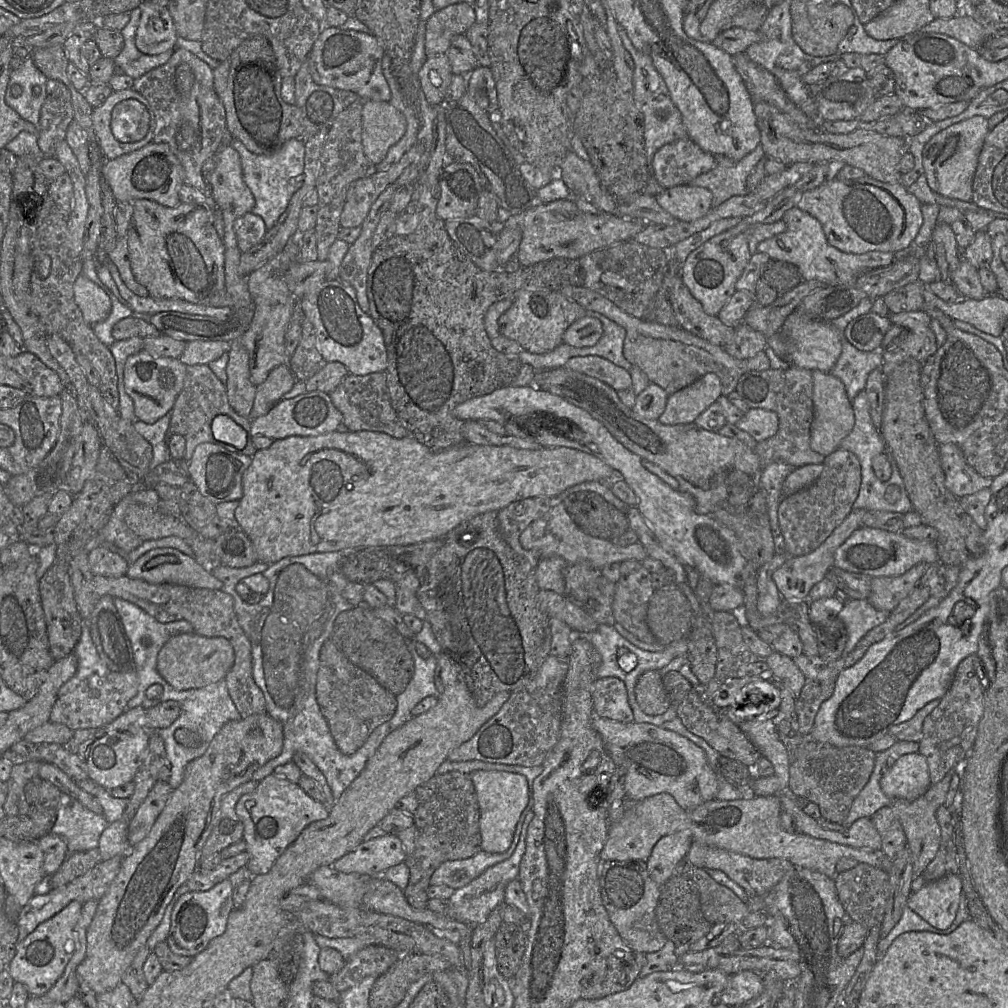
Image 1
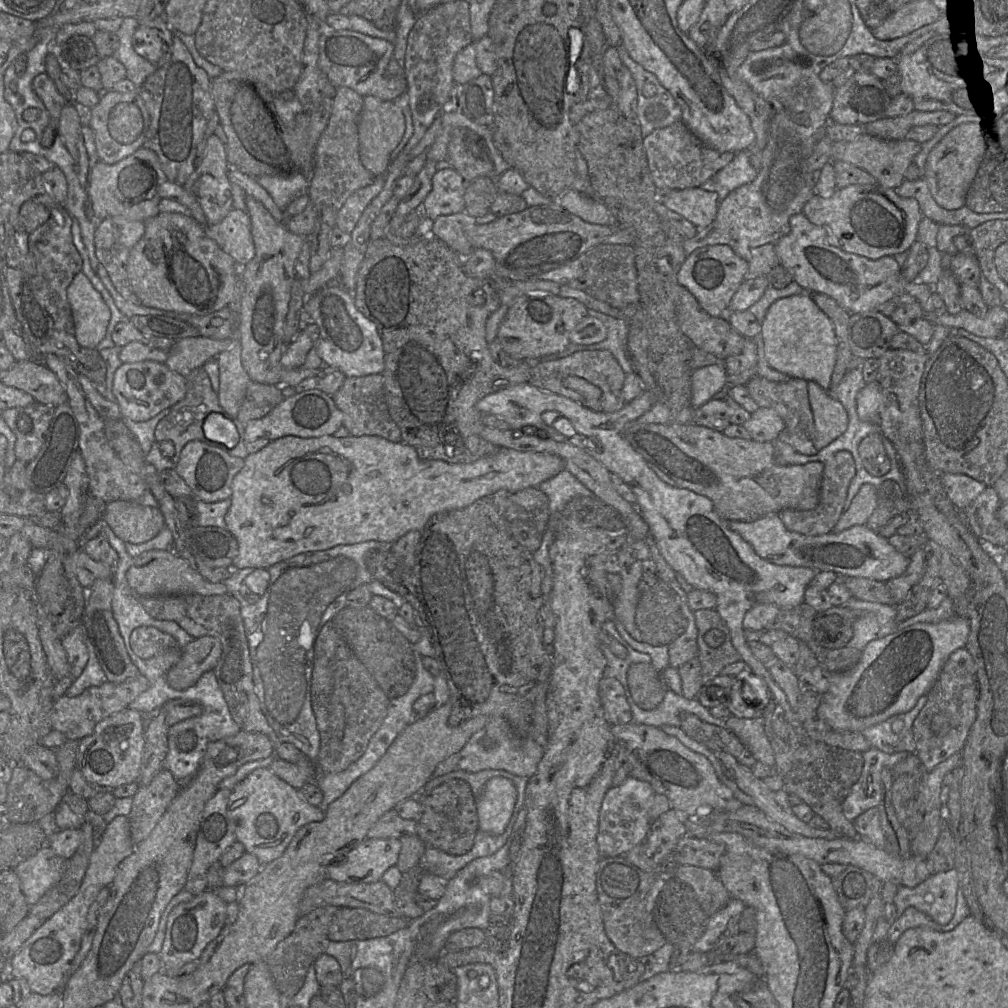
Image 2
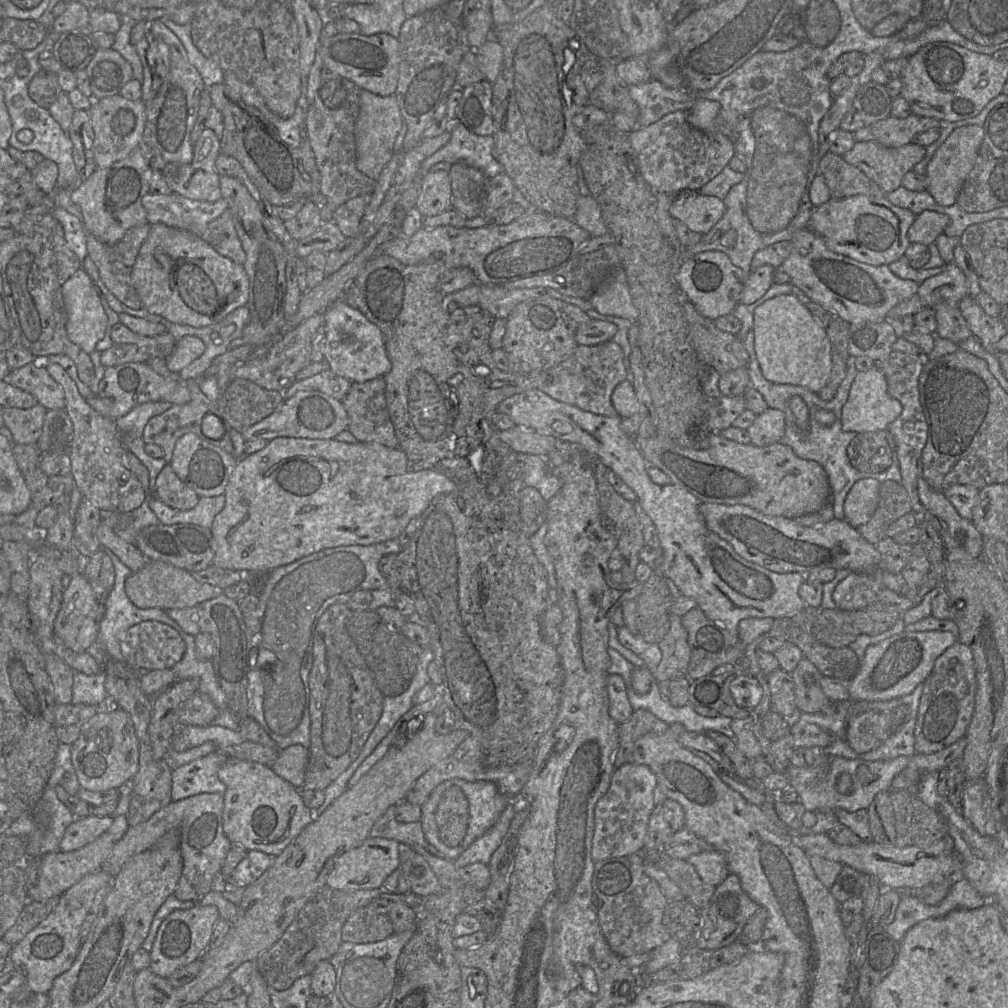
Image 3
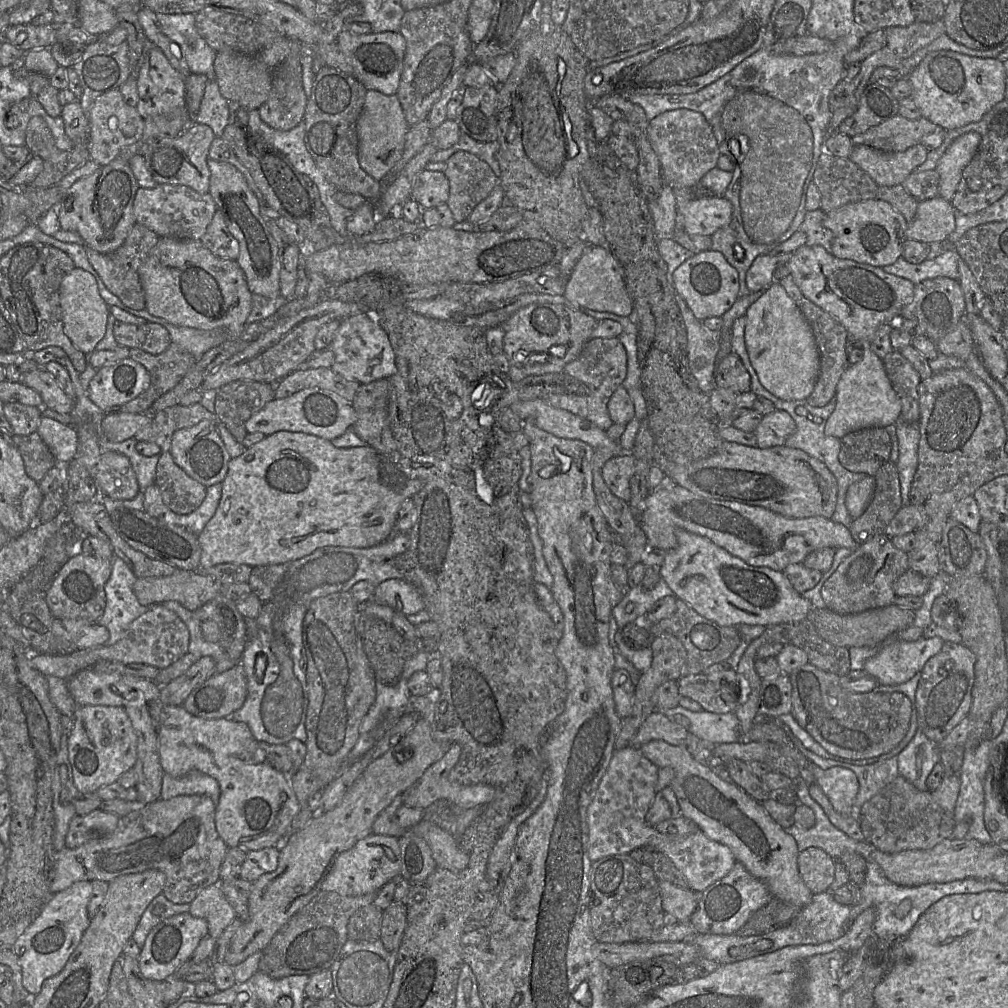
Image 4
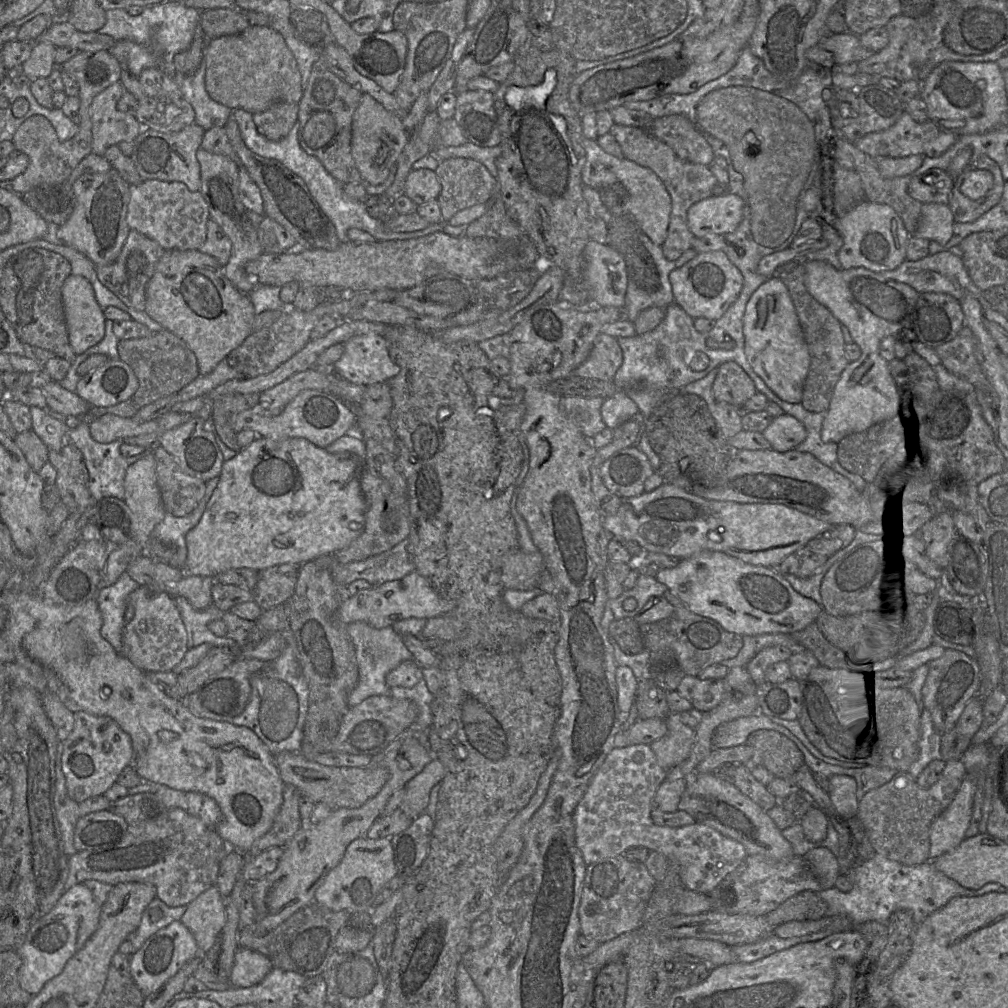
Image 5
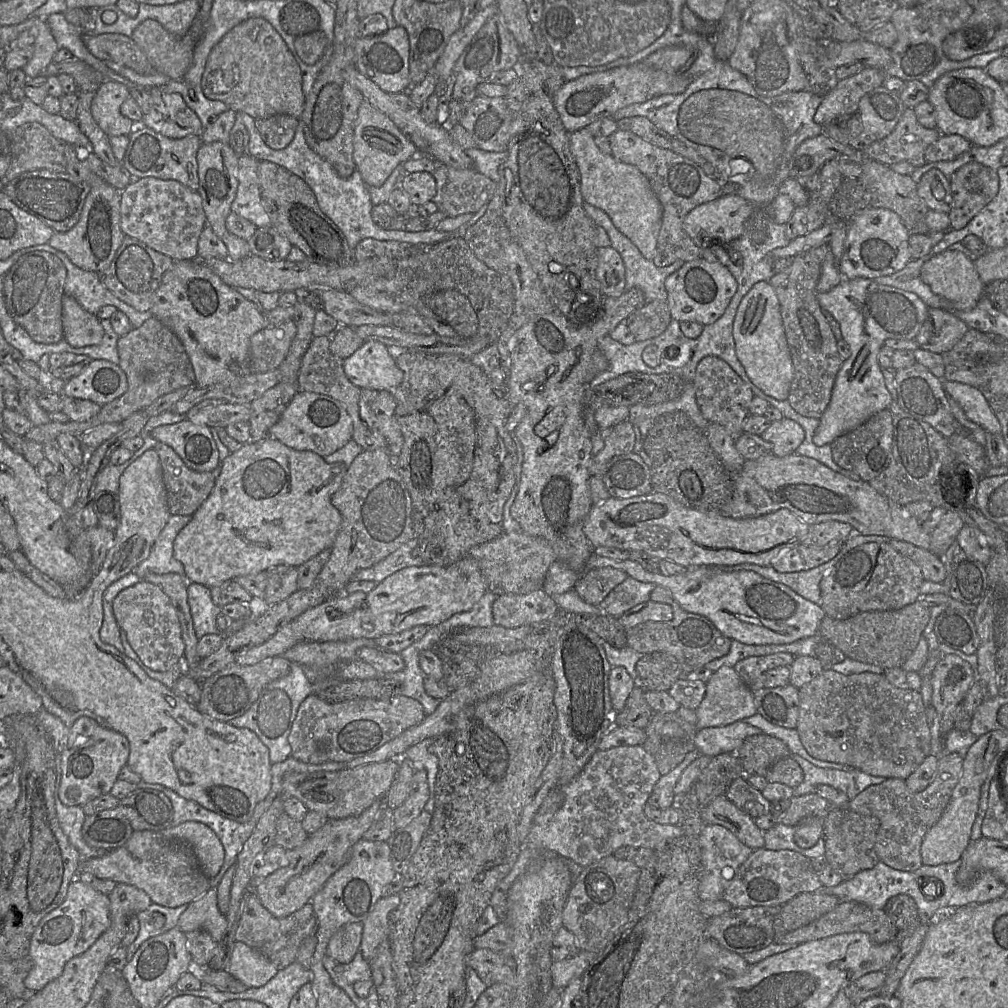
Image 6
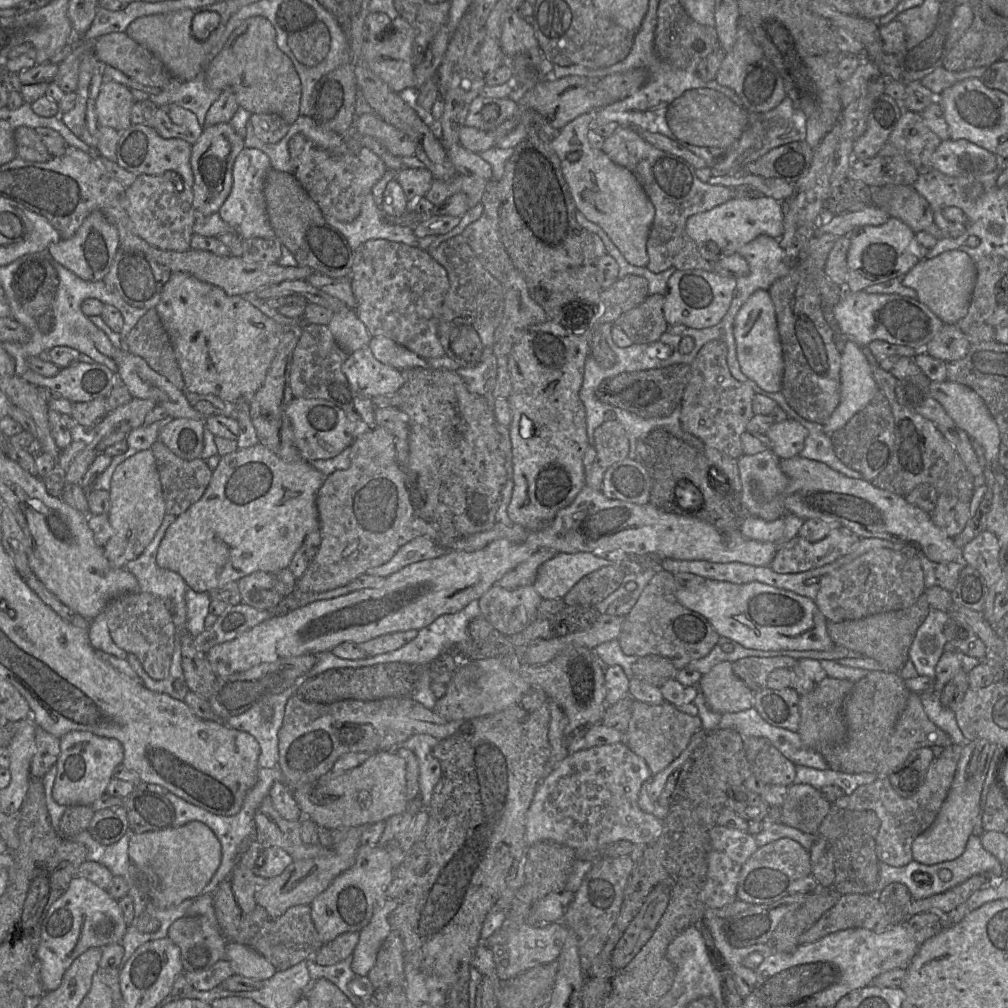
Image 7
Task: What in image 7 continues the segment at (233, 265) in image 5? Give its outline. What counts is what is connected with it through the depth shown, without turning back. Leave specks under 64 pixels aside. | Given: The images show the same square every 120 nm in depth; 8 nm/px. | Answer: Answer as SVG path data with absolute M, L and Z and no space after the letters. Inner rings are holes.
M220 123L203 128L200 137L191 146L193 207L198 216L210 216L218 213L231 192L233 164L243 148L244 139L234 131L230 123Z

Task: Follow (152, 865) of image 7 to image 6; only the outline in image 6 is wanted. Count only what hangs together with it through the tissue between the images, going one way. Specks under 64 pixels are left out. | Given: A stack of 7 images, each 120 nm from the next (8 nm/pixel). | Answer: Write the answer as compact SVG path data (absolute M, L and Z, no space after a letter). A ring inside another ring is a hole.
M186 821L159 831L169 839L181 840L191 846L202 873L213 879L221 870L225 849L217 834L199 821Z

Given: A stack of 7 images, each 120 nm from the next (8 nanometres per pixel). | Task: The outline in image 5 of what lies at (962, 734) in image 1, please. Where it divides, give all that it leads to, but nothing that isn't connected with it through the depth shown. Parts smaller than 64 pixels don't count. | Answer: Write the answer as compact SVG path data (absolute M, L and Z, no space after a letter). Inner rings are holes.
M945 649L940 658L928 663L928 667L928 675L921 690L923 707L929 711L936 730L944 734L954 729L967 703L977 696L980 667L975 658L953 649Z

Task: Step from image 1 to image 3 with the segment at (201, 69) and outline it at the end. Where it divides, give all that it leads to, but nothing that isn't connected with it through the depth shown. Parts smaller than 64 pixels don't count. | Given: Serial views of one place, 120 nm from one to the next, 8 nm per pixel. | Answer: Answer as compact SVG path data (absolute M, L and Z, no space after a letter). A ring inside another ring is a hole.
M161 19L149 23L149 30L170 49L170 72L157 94L146 101L147 120L139 148L148 165L161 171L171 162L188 164L193 159L191 132L197 119L201 93L206 89L198 70L190 63L185 47L178 36Z

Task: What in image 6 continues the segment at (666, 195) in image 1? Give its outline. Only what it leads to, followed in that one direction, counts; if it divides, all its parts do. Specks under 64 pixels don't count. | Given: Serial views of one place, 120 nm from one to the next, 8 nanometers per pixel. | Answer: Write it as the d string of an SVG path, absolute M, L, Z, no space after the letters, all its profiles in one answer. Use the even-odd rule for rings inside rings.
M720 196L711 202L692 209L684 218L683 229L701 249L713 244L727 246L743 234L745 223L754 209L754 204L741 196Z

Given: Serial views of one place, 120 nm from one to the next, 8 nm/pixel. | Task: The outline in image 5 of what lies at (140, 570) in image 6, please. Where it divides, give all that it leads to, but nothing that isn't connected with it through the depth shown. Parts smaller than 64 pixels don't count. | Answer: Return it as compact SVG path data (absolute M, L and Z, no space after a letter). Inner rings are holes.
M215 477L206 481L205 495L191 513L184 517L176 517L166 512L164 519L155 526L150 535L151 539L156 539L165 545L175 545L177 547L176 560L180 563L184 561L187 553L185 536L199 523L218 480L219 477Z

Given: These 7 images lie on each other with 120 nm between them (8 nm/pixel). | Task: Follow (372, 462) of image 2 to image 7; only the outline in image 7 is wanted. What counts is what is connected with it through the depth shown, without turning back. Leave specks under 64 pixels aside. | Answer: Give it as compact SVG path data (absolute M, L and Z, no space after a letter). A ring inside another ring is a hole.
M256 444L246 449L237 449L232 453L222 456L217 468L212 472L211 481L203 496L185 512L178 515L176 520L168 527L157 551L157 565L161 568L177 572L182 576L187 586L196 592L209 592L229 582L237 582L239 579L256 572L273 574L288 568L294 554L302 545L307 534L320 528L316 496L326 477L323 473L315 469L310 462L305 460L285 462L261 444Z

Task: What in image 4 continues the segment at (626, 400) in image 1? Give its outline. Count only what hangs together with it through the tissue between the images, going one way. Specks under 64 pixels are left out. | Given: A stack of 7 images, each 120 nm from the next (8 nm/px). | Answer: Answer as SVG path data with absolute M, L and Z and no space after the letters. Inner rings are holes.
M590 338L577 358L568 363L563 372L584 383L589 389L588 393L583 396L551 394L543 400L607 431L613 425L608 413L608 402L615 390L623 384L627 373L627 355L622 343L618 338Z

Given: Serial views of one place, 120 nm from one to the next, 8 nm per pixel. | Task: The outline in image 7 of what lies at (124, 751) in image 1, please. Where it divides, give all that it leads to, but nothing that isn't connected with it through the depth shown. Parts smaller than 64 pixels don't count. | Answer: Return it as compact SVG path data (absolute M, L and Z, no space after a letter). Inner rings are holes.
M74 730L60 740L60 754L56 761L57 774L52 789L54 800L62 805L91 805L104 793L113 777L114 768L122 763L124 749L115 738L98 736L89 731Z

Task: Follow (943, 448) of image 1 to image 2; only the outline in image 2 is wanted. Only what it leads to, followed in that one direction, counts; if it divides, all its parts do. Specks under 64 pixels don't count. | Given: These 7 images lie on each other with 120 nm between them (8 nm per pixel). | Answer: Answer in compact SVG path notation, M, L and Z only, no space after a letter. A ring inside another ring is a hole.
M941 474L943 487L951 502L964 511L987 487L965 474Z

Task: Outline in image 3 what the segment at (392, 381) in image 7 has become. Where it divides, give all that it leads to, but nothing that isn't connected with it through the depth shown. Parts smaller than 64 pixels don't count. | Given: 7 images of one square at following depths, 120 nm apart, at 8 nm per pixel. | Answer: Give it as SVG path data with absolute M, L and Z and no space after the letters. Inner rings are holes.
M340 298L324 311L324 317L324 361L327 363L327 370L352 383L384 377L390 372L392 363L387 356L384 336L360 311L350 307Z

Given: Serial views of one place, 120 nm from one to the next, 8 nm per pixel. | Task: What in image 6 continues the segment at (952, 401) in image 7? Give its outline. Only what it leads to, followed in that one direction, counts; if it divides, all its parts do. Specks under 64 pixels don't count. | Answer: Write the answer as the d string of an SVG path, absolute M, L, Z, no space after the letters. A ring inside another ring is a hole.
M943 381L948 397L956 401L966 417L991 434L1001 433L1001 425L983 394L976 388L953 381Z

